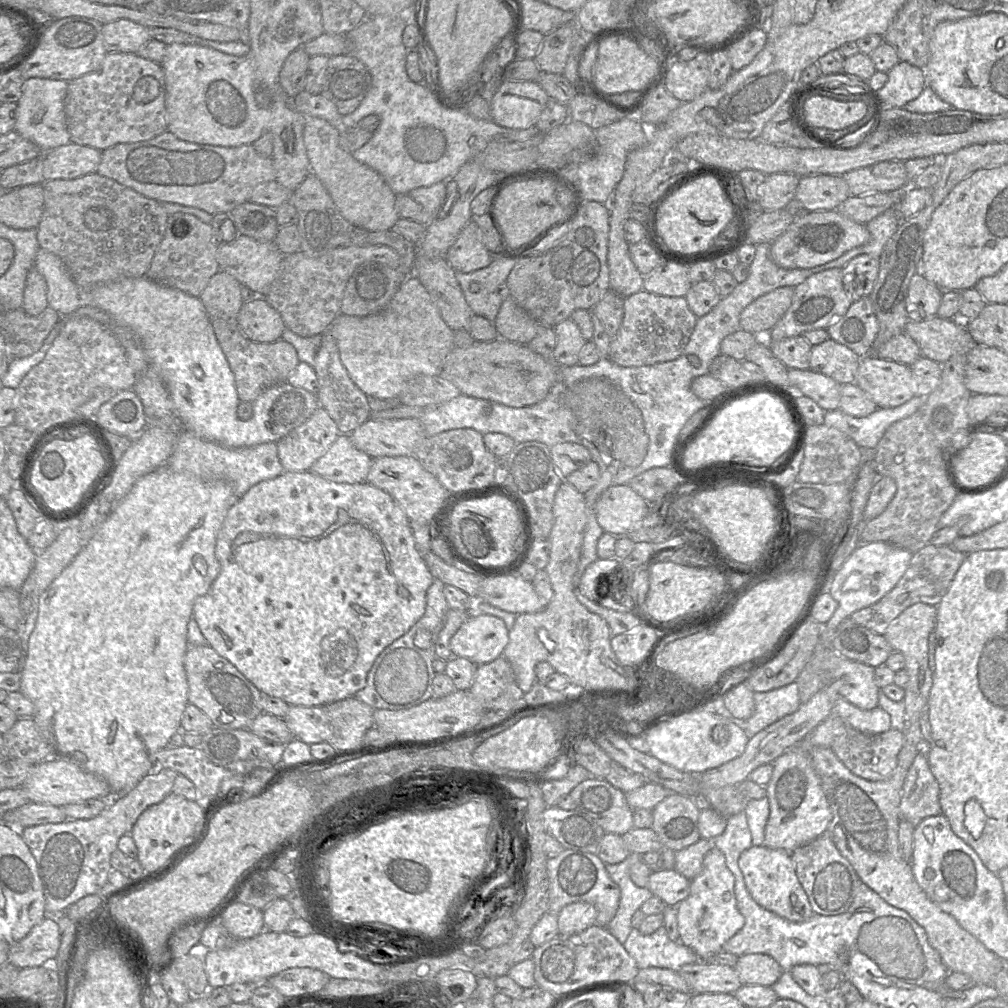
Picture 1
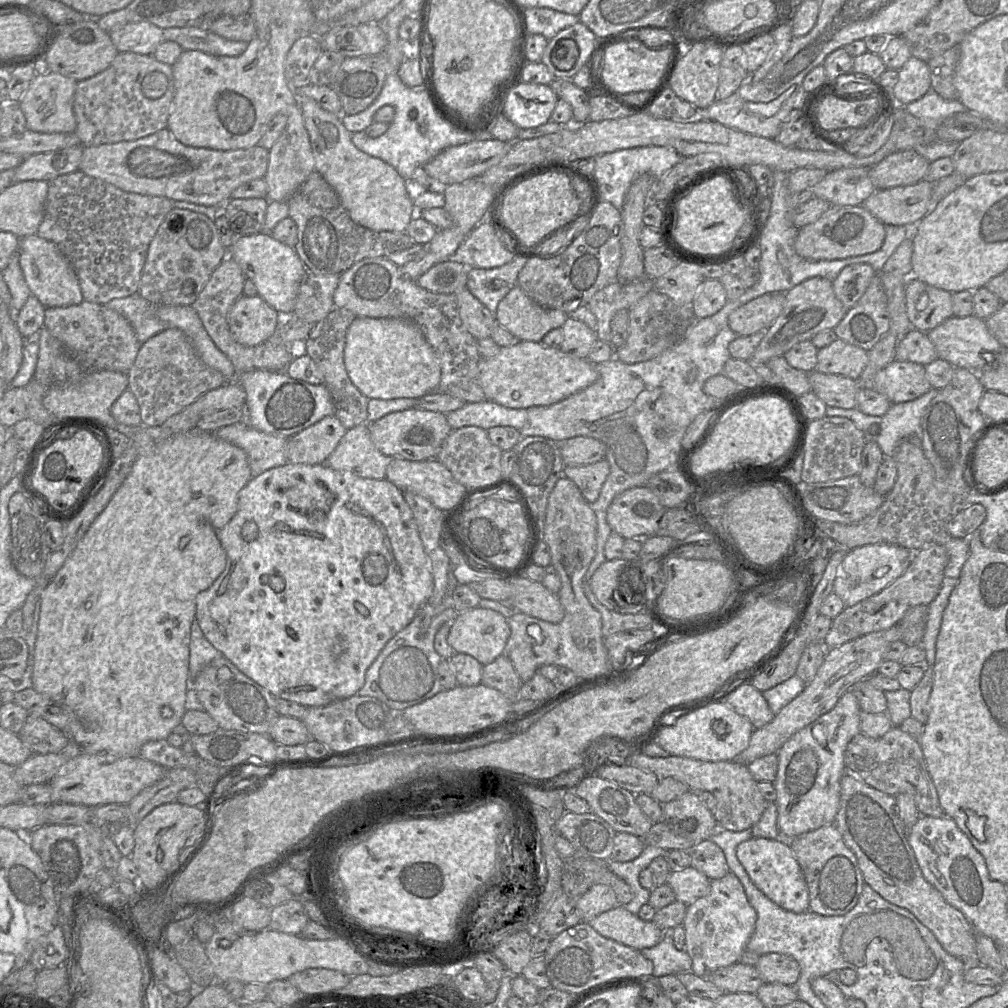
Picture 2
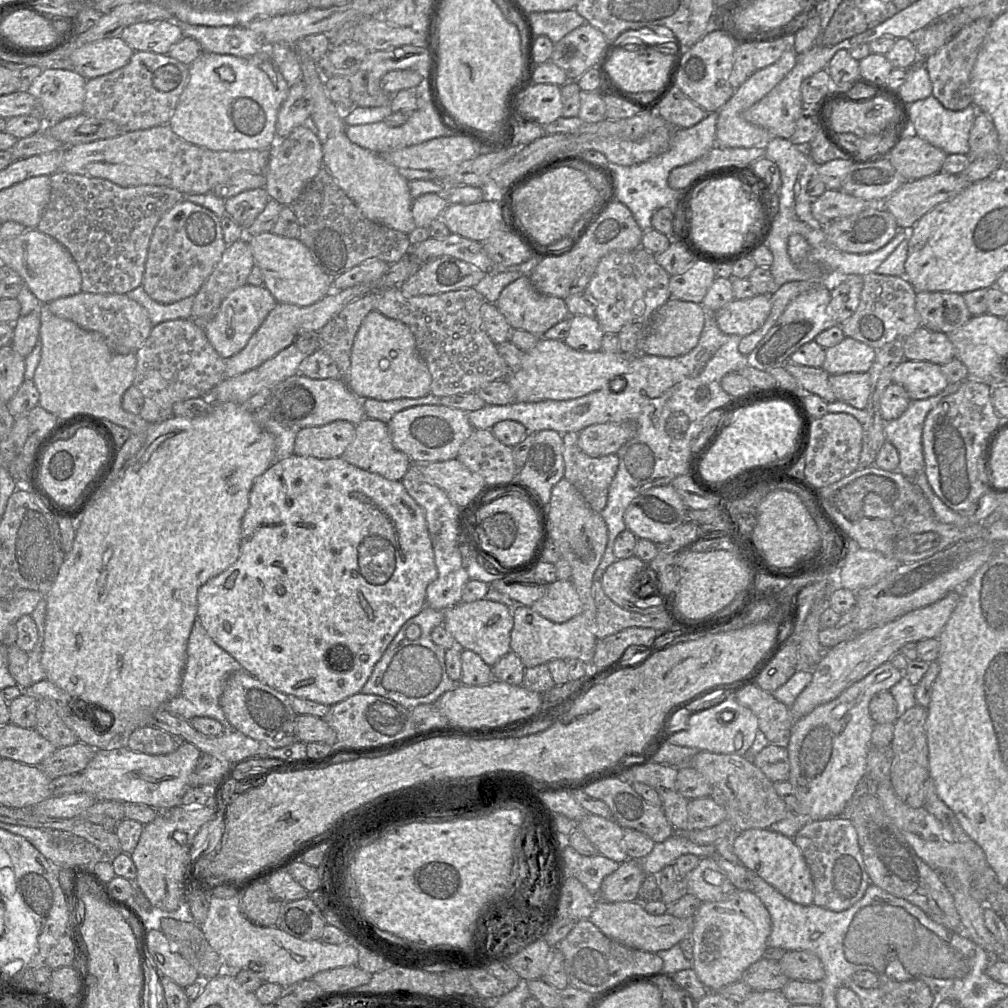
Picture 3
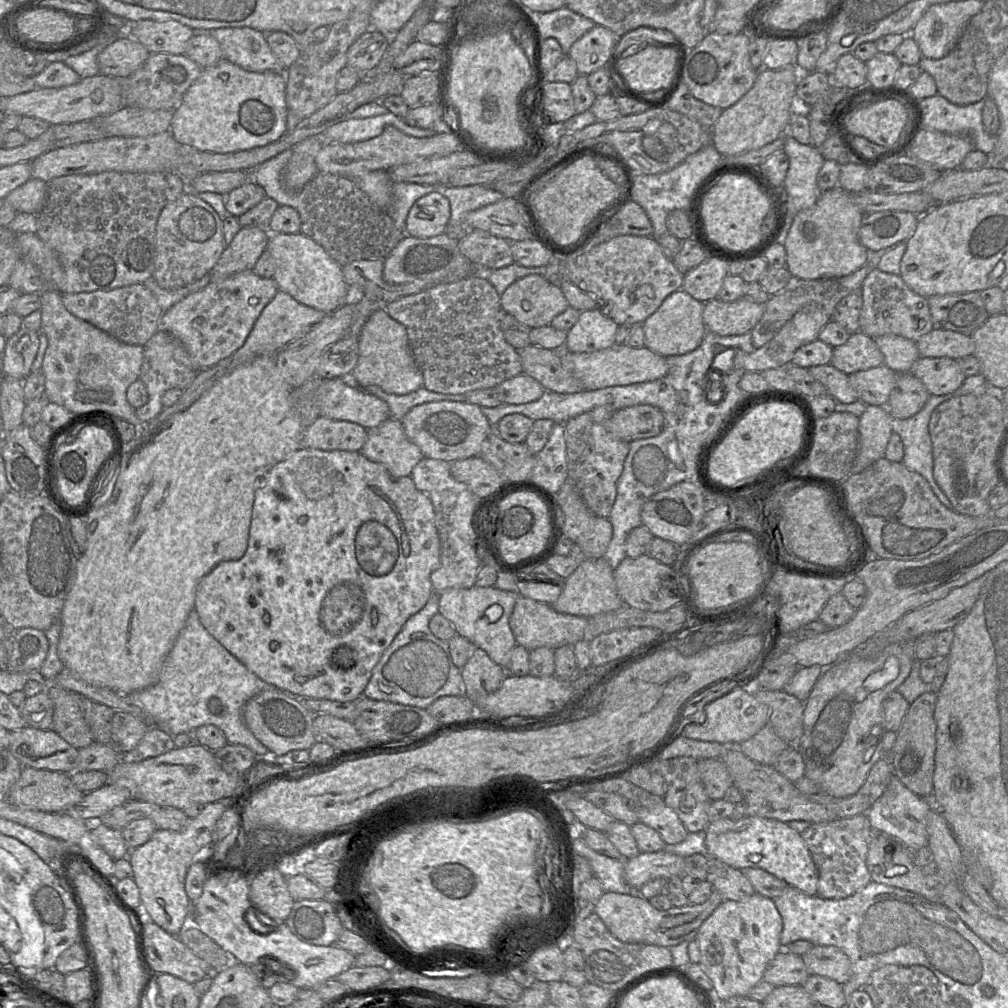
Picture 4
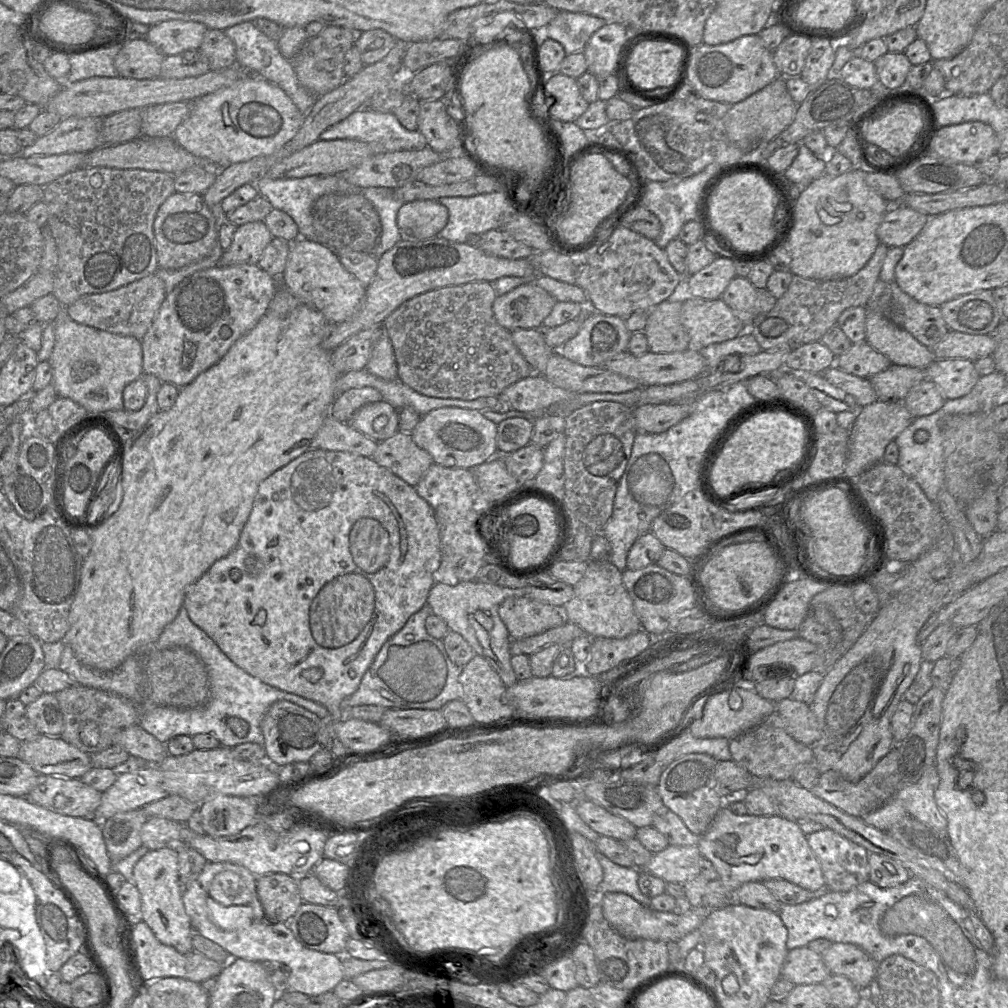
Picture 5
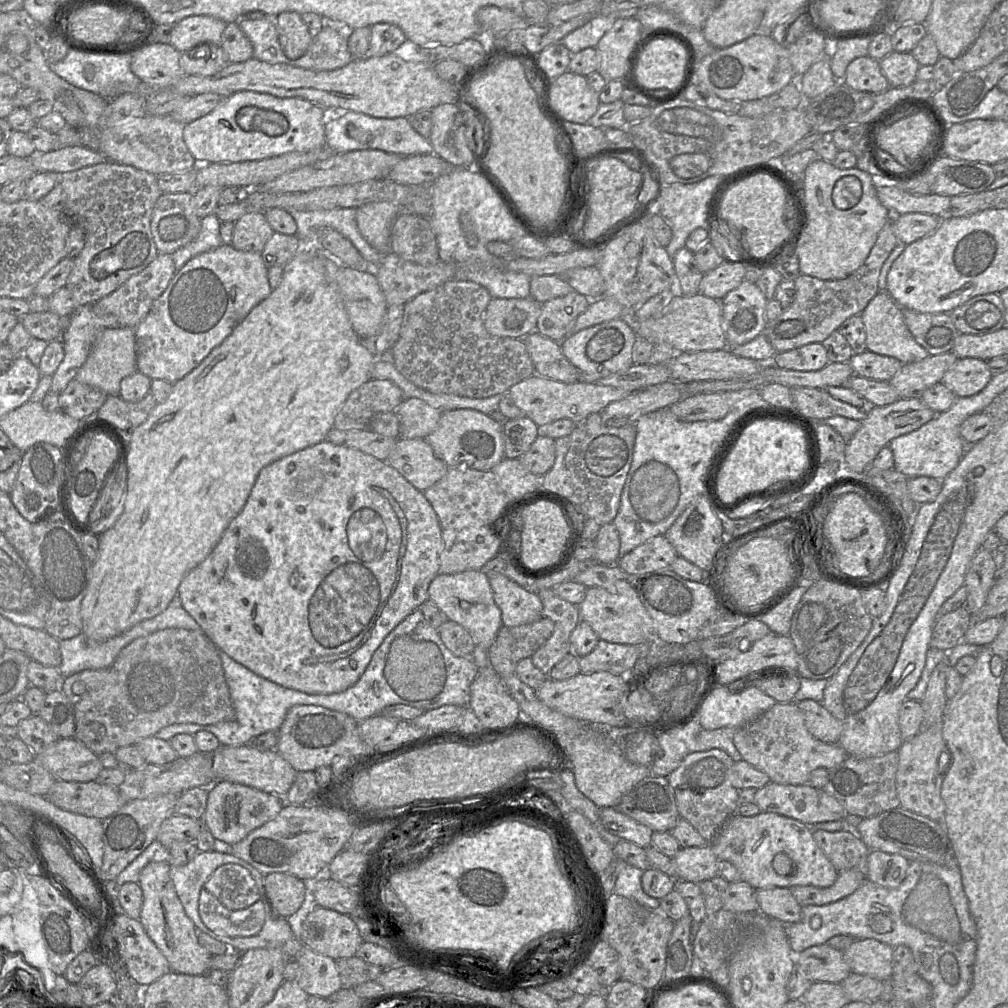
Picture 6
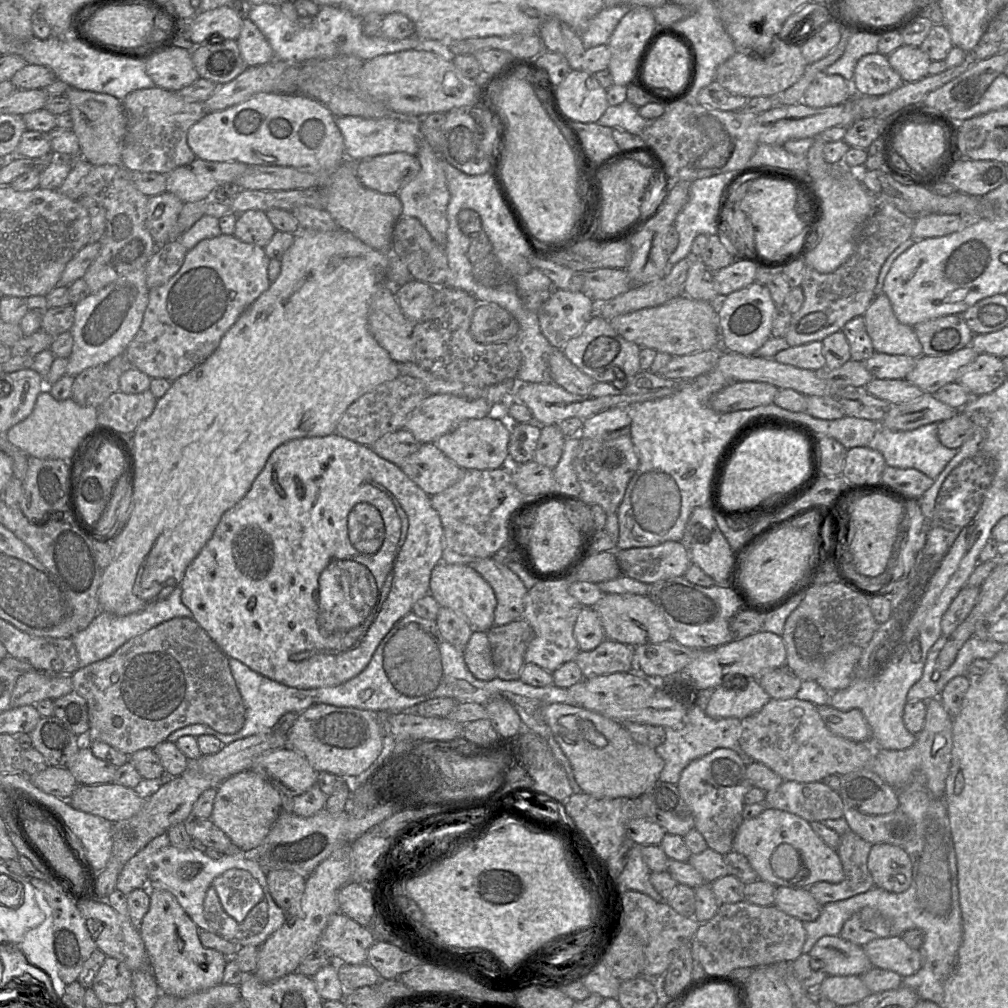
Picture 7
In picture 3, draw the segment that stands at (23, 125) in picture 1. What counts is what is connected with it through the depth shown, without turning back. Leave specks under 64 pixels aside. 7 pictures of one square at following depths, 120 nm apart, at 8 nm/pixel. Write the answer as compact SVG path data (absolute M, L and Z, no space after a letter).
M43 70L27 91L41 102L45 125L83 112L86 81L74 70Z

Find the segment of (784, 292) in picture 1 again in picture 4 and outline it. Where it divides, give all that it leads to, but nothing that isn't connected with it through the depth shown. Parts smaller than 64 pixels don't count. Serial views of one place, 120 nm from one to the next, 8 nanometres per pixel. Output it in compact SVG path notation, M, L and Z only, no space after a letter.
M743 297L734 302L713 299L703 303L703 323L706 331L719 336L742 335L761 319L764 305Z

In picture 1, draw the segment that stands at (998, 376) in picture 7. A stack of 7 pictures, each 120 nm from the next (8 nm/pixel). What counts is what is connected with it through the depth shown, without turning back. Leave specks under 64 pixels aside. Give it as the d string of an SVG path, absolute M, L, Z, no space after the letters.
M869 354L860 357L855 382L878 408L900 406L916 396L910 366Z

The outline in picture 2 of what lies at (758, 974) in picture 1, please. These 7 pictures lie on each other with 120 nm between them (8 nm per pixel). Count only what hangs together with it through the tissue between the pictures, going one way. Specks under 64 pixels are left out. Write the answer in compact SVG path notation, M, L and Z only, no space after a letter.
M778 953L761 955L755 967L764 983L793 986L801 973L800 964L795 958Z

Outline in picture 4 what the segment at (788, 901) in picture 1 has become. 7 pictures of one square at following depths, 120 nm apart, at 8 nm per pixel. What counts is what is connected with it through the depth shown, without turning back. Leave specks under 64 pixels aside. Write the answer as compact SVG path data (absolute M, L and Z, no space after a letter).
M762 817L723 818L710 822L705 829L709 858L716 858L734 869L765 870L807 895L817 895L818 870L801 836L787 823Z

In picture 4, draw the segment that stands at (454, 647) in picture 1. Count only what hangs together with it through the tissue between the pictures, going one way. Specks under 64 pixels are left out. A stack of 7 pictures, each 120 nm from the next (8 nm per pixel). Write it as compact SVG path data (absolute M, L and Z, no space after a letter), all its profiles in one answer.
M495 587L449 589L439 594L438 613L452 624L456 635L468 640L475 648L485 651L507 673L507 658L516 646L509 618L519 597L516 592L504 592Z

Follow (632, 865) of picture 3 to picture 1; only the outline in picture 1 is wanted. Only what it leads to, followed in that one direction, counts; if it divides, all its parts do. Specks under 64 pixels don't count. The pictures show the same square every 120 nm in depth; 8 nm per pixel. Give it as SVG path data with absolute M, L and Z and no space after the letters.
M587 902L566 905L558 914L559 935L571 936L596 924L597 909Z

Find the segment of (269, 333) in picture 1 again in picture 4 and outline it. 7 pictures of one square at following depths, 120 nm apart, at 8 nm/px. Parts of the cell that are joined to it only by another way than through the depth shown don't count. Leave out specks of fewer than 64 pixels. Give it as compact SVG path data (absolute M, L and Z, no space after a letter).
M253 271L239 272L222 281L210 282L203 289L189 294L174 304L161 315L159 330L170 332L183 344L196 370L208 369L243 346L261 312L278 290L272 278L262 278Z

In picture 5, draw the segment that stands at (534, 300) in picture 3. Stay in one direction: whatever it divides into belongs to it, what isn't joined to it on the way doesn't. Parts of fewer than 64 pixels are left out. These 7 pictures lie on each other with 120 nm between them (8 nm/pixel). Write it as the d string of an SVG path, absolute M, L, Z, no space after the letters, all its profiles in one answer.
M535 282L520 285L499 295L493 302L493 313L499 325L509 331L516 329L541 329L543 320L550 314L557 300Z

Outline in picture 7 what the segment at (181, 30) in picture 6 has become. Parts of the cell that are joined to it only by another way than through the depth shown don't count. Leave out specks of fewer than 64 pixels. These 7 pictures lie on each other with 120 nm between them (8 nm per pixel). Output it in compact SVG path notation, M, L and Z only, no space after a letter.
M229 5L205 11L187 23L189 39L196 46L208 41L211 36L236 40L242 28L243 18Z

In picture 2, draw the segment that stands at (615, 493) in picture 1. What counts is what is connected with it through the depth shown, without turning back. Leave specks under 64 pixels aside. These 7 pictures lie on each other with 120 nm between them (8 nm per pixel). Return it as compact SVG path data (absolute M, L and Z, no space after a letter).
M639 486L625 490L613 499L606 520L612 532L624 539L642 539L656 534L665 509L650 488Z

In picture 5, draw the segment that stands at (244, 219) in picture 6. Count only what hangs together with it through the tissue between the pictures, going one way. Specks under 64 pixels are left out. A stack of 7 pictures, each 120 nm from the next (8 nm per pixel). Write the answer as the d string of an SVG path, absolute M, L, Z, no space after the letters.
M264 221L238 226L230 247L222 254L219 265L257 264L272 238Z

